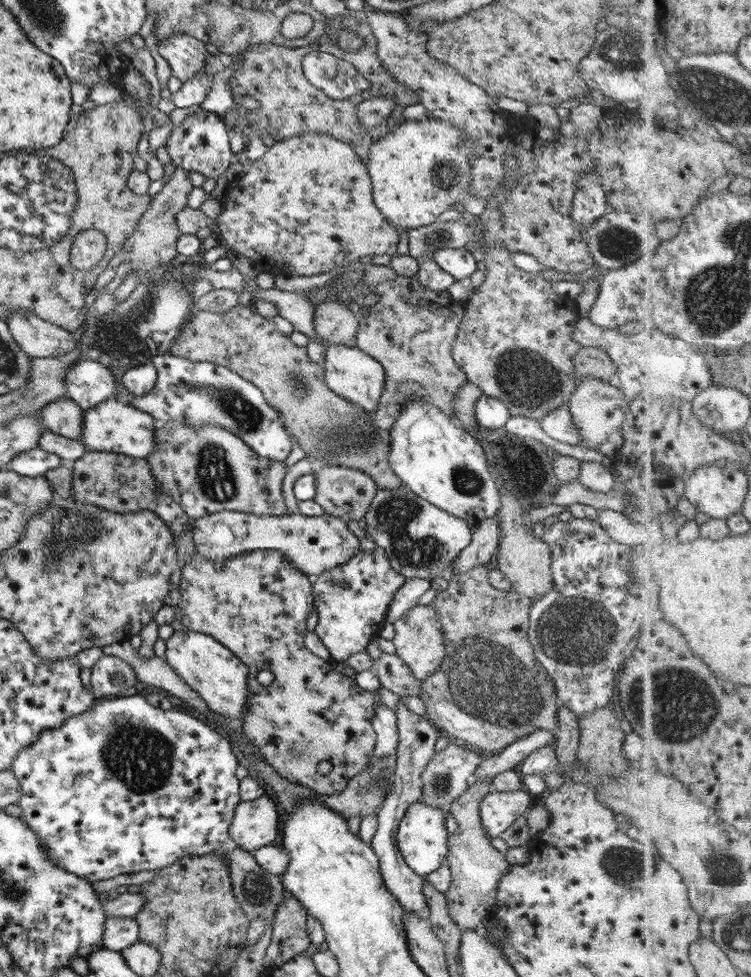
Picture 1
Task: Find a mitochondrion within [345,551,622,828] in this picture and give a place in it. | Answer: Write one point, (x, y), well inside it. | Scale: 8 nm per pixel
(489, 684)

